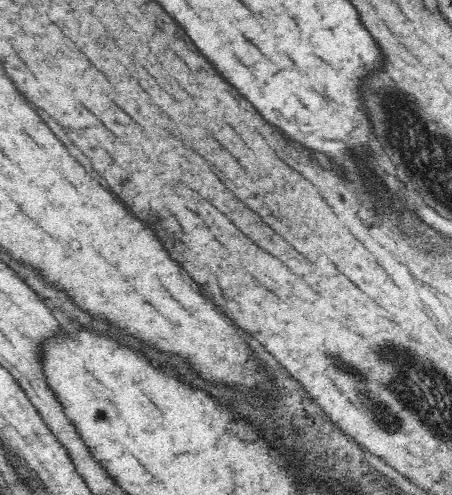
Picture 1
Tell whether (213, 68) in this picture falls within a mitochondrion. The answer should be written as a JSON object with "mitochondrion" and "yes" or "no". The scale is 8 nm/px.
{"mitochondrion":"no"}

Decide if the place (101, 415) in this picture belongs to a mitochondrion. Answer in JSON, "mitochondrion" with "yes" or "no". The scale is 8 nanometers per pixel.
{"mitochondrion":"no"}

